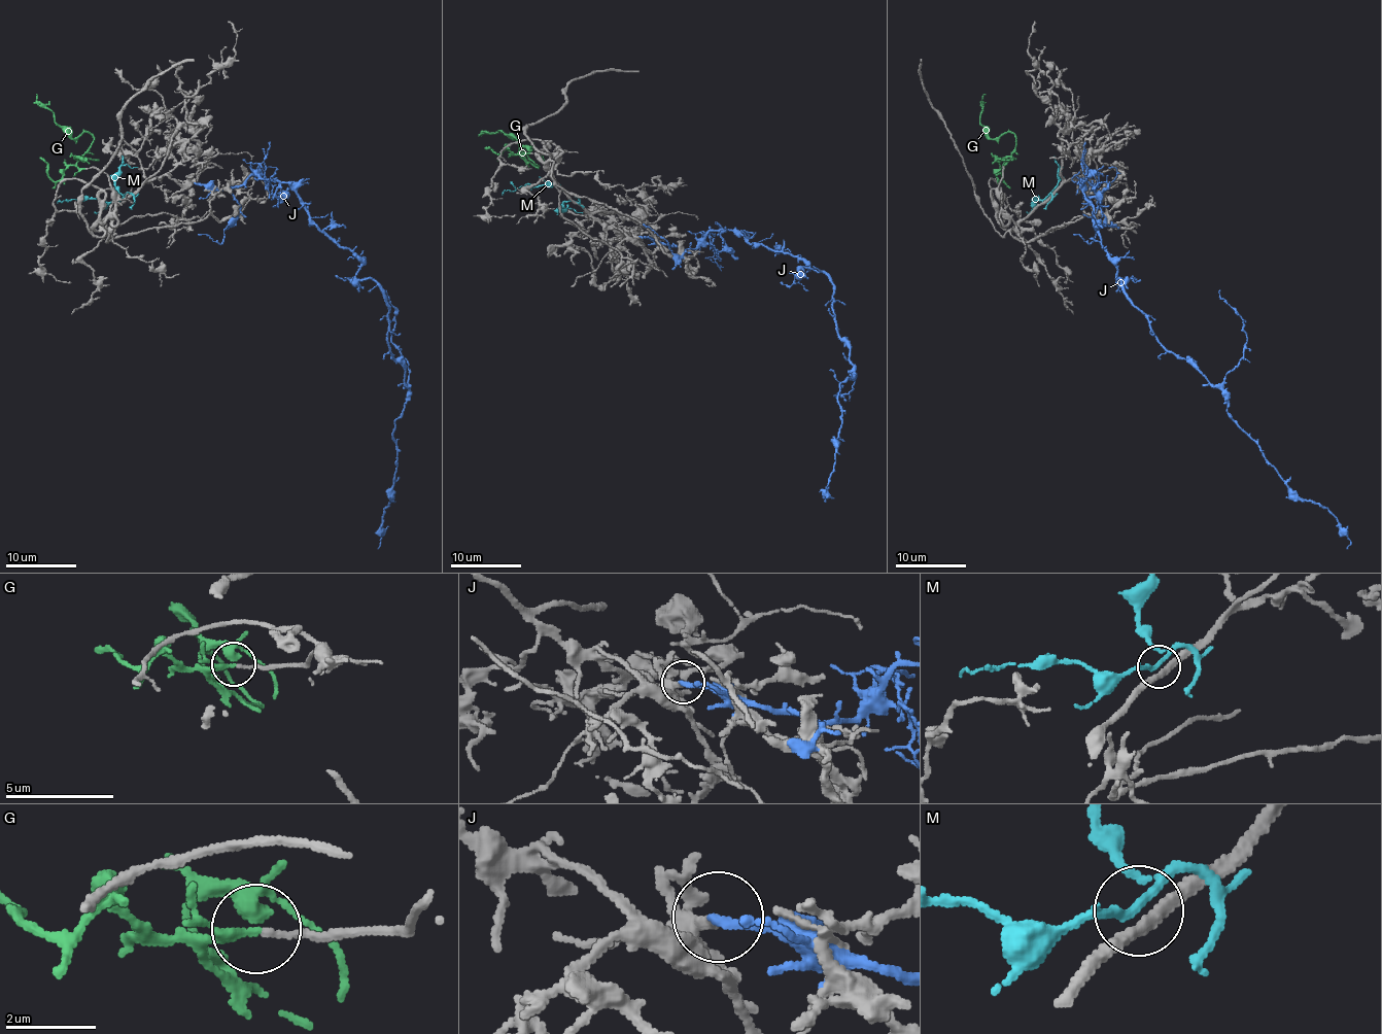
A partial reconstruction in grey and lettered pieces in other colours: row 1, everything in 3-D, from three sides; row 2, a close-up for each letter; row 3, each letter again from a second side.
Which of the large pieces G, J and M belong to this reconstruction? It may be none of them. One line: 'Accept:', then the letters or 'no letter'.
Accept: G

